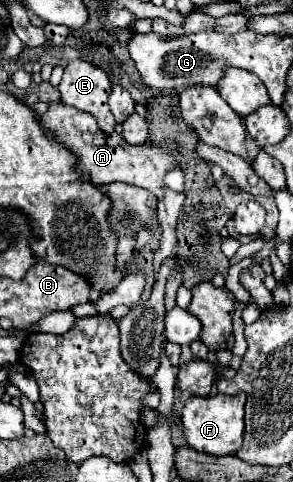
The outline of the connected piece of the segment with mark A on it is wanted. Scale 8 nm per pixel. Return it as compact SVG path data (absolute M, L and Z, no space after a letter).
M50 101L48 111L44 115L40 115L38 121L40 121L42 129L54 141L58 141L60 145L66 145L78 157L76 169L80 173L86 173L94 187L102 187L112 181L124 181L124 183L134 183L138 187L144 187L158 197L158 211L156 213L158 213L158 221L162 227L160 247L154 253L154 273L158 275L162 261L166 261L166 257L170 257L174 247L178 245L176 221L178 221L185 196L168 189L164 185L164 175L168 171L180 167L178 155L174 155L176 151L180 151L180 145L176 141L130 145L124 141L124 137L120 133L108 133L108 135L102 133L102 129L94 121L94 117L90 117L90 113L82 113L78 109L72 109L70 105L64 105L64 101Z

